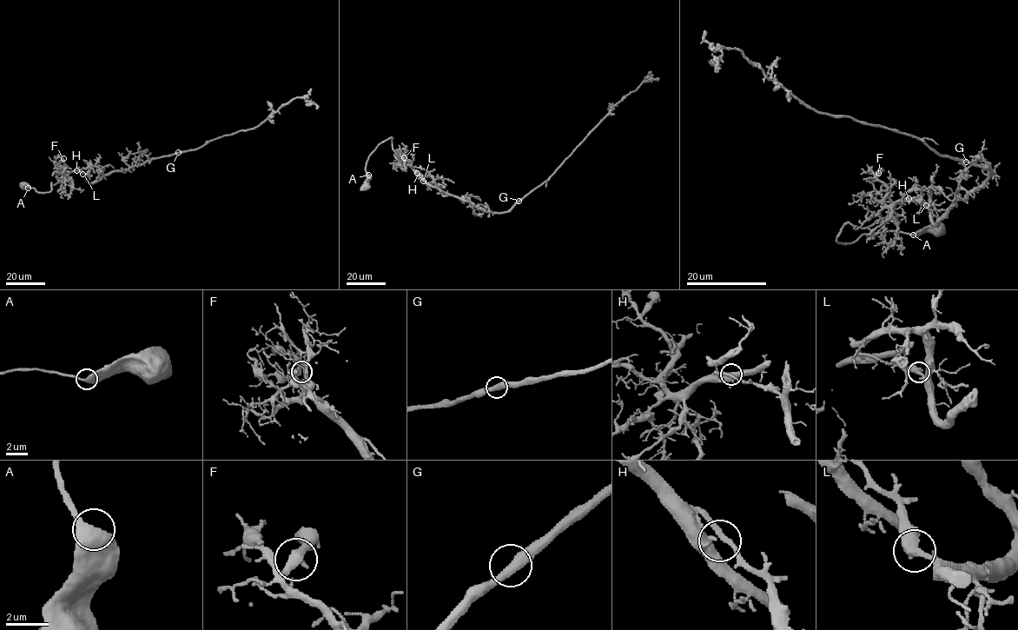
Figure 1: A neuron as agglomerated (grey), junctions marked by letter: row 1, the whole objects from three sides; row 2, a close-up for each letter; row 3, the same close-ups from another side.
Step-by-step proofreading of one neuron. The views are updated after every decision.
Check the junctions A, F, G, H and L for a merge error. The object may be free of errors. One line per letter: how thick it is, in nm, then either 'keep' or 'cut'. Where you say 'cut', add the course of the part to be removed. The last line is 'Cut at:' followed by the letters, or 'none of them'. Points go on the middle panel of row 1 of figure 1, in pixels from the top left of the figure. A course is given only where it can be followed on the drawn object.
A: calibre 480 nm; keep
F: calibre 400 nm; keep
G: calibre 440 nm; keep
H: calibre 260 nm; keep
L: calibre 480 nm; cut; course (423, 181), (393, 149), (391, 137), (379, 144), (368, 157), (365, 168), (366, 183), (360, 190)
Cut at: L

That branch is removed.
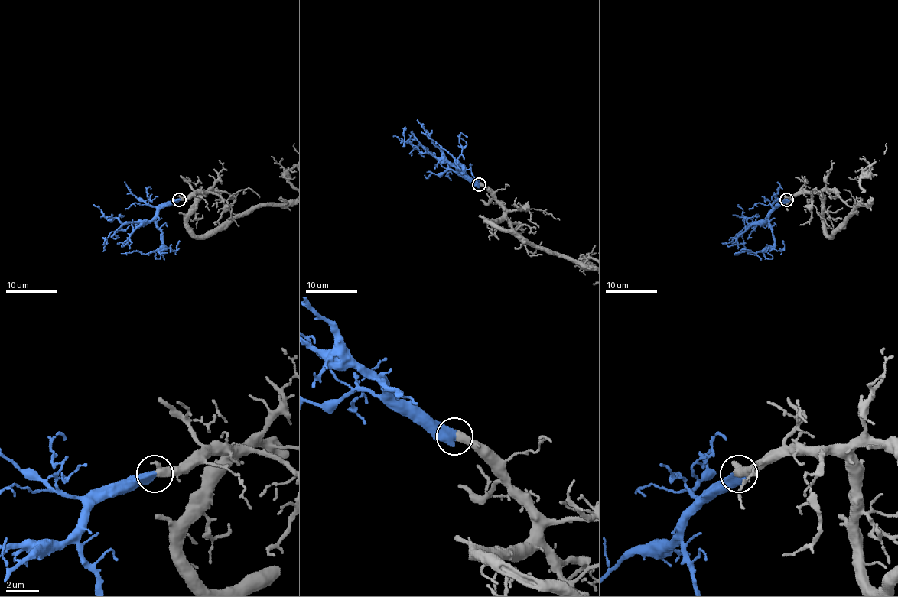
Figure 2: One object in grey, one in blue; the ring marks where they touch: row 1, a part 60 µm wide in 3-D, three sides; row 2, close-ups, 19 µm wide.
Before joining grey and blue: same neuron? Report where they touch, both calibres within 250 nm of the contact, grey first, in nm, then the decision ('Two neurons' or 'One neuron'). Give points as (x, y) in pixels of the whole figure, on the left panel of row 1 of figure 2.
Place: (179, 199). Thickness 550 nm (grey) against 600 nm. One neuron

